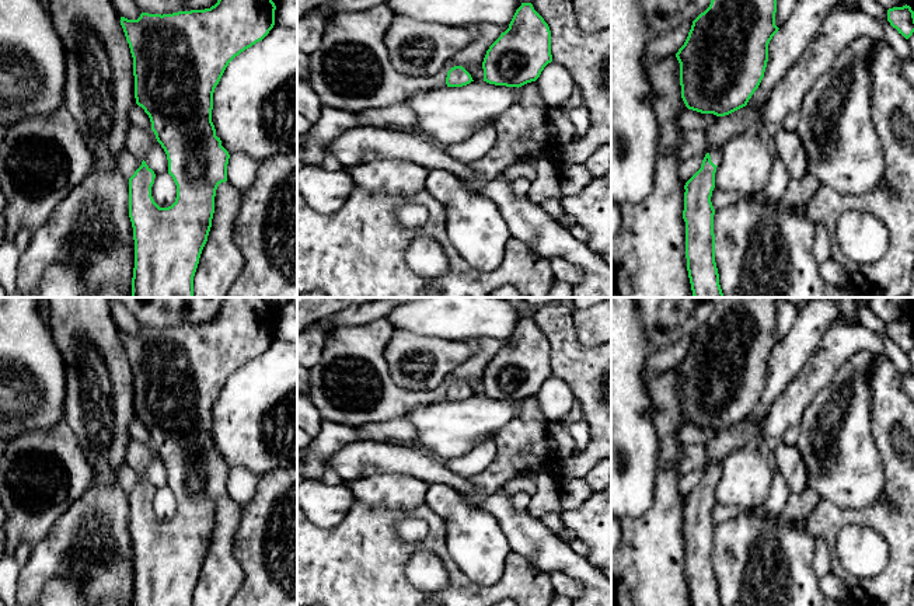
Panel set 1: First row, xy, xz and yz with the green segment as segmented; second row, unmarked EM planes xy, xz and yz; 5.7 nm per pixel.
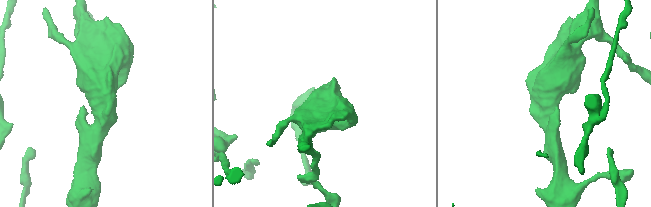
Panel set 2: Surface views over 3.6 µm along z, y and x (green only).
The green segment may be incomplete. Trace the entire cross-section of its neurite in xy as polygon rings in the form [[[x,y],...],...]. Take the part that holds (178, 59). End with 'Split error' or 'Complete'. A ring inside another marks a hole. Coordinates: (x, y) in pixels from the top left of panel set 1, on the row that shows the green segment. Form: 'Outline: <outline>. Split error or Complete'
Outline: [[[217,0],[214,6],[205,10],[163,15],[142,13],[137,20],[121,17],[133,58],[136,104],[144,109],[151,122],[150,129],[130,125],[126,150],[143,160],[157,140],[167,154],[168,174],[177,185],[175,202],[168,208],[160,208],[151,196],[156,174],[144,160],[129,178],[129,217],[135,240],[132,297],[193,297],[193,276],[212,227],[216,189],[227,181],[230,159],[212,122],[213,93],[228,63],[262,41],[273,28],[275,10],[272,0]]]. Split error

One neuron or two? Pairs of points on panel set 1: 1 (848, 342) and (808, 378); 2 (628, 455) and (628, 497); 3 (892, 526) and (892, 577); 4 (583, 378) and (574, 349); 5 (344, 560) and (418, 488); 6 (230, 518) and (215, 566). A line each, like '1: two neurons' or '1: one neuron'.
1: one neuron
2: one neuron
3: one neuron
4: one neuron
5: two neurons
6: one neuron

